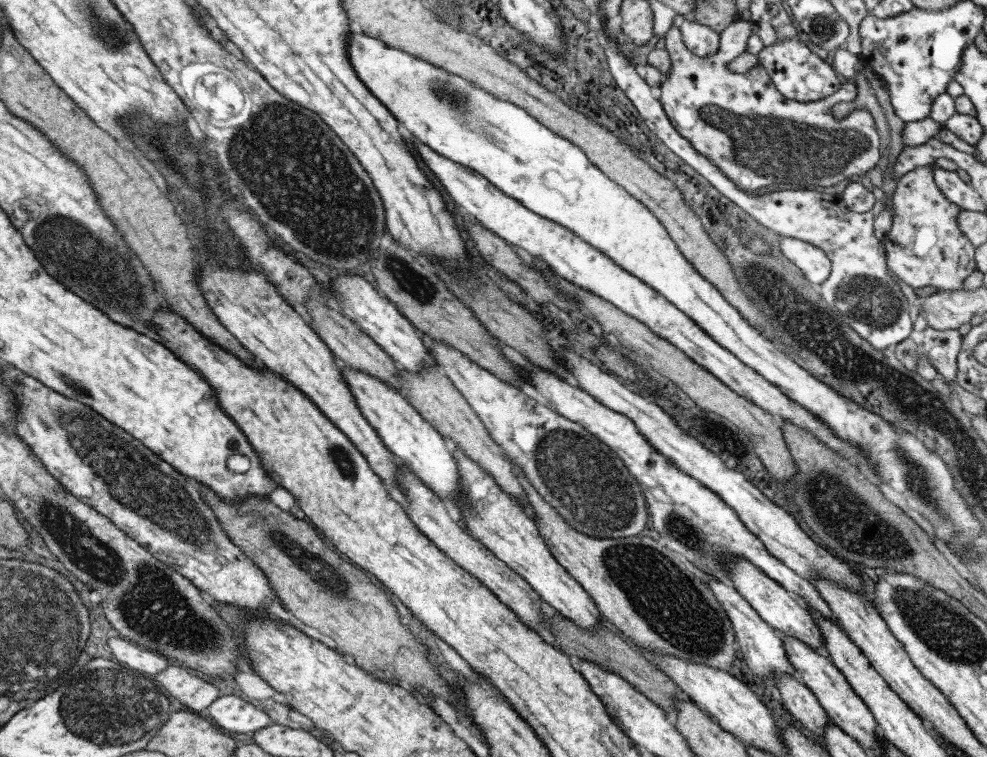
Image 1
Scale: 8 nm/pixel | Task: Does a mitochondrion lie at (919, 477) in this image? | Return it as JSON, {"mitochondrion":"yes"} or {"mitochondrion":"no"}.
{"mitochondrion":"yes"}

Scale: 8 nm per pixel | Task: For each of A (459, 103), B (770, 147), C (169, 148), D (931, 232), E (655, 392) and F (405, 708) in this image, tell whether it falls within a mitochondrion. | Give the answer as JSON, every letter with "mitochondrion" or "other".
{"A":"mitochondrion","B":"mitochondrion","C":"mitochondrion","D":"other","E":"other","F":"other"}

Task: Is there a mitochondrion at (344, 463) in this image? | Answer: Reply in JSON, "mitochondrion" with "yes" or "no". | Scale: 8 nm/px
{"mitochondrion":"yes"}

